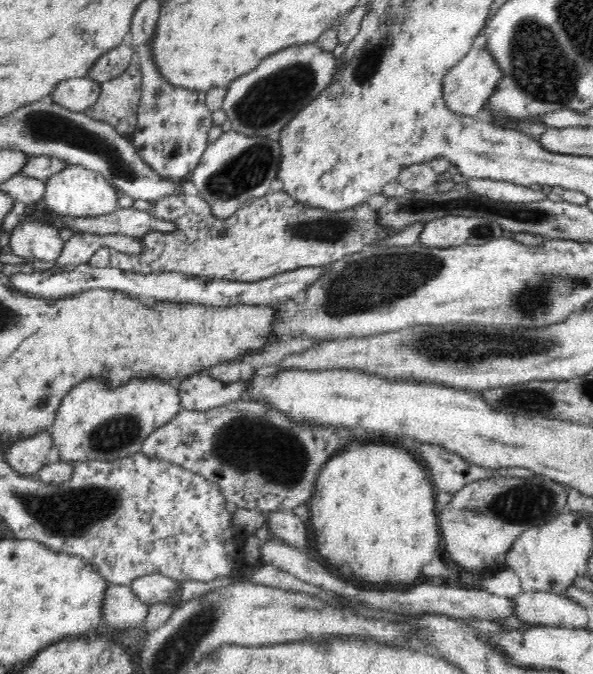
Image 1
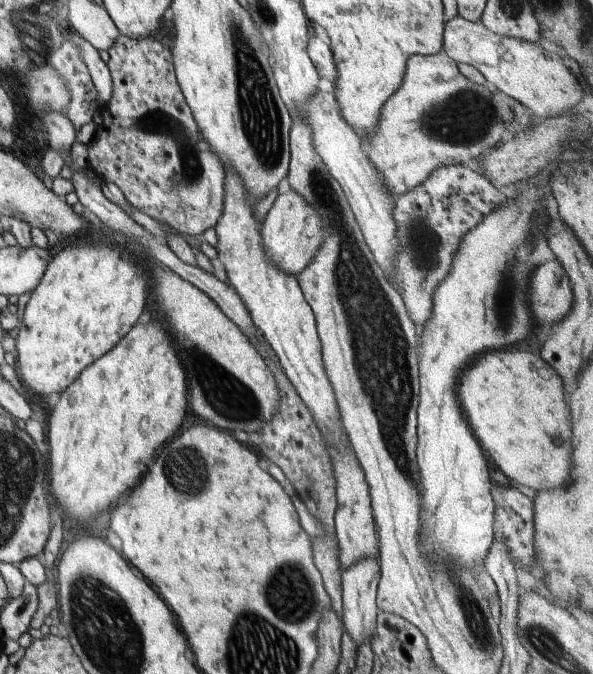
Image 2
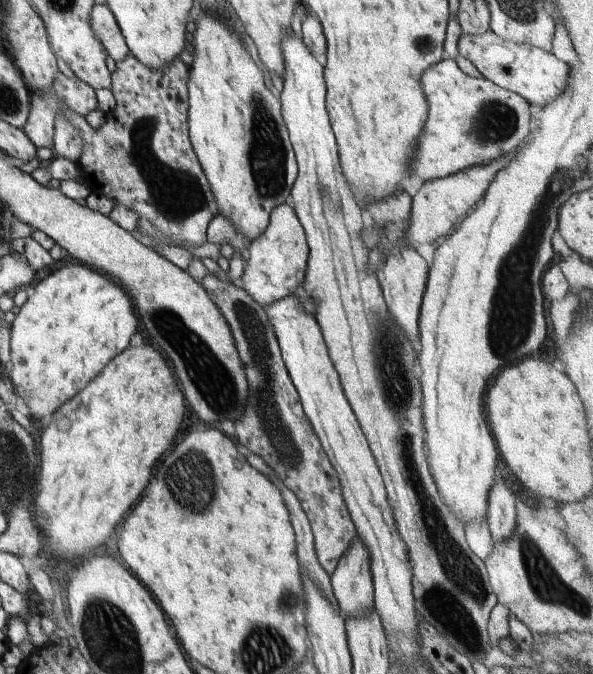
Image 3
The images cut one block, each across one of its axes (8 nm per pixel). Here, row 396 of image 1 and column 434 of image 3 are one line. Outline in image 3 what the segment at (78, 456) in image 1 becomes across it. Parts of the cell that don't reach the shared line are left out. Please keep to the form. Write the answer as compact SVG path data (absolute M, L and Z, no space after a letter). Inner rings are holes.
M442 59L430 65L421 74L421 87L428 103L427 121L417 140L409 171L411 176L418 176L424 182L444 178L494 159L501 159L502 155L508 155L510 151L516 150L530 136L529 102L519 94L499 87L487 78L468 76L455 59Z

